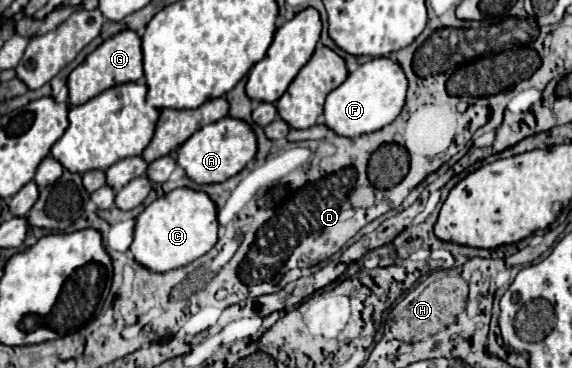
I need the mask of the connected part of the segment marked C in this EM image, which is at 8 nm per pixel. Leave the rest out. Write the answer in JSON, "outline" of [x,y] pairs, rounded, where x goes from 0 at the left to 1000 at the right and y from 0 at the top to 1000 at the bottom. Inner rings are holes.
{"outline":[[[308,511],[283,538],[259,554],[241,587],[234,614],[234,658],[227,663],[231,701],[266,734],[294,739],[318,728],[343,701],[357,696],[381,652],[381,598],[378,560],[357,522],[339,522],[332,511]]]}

